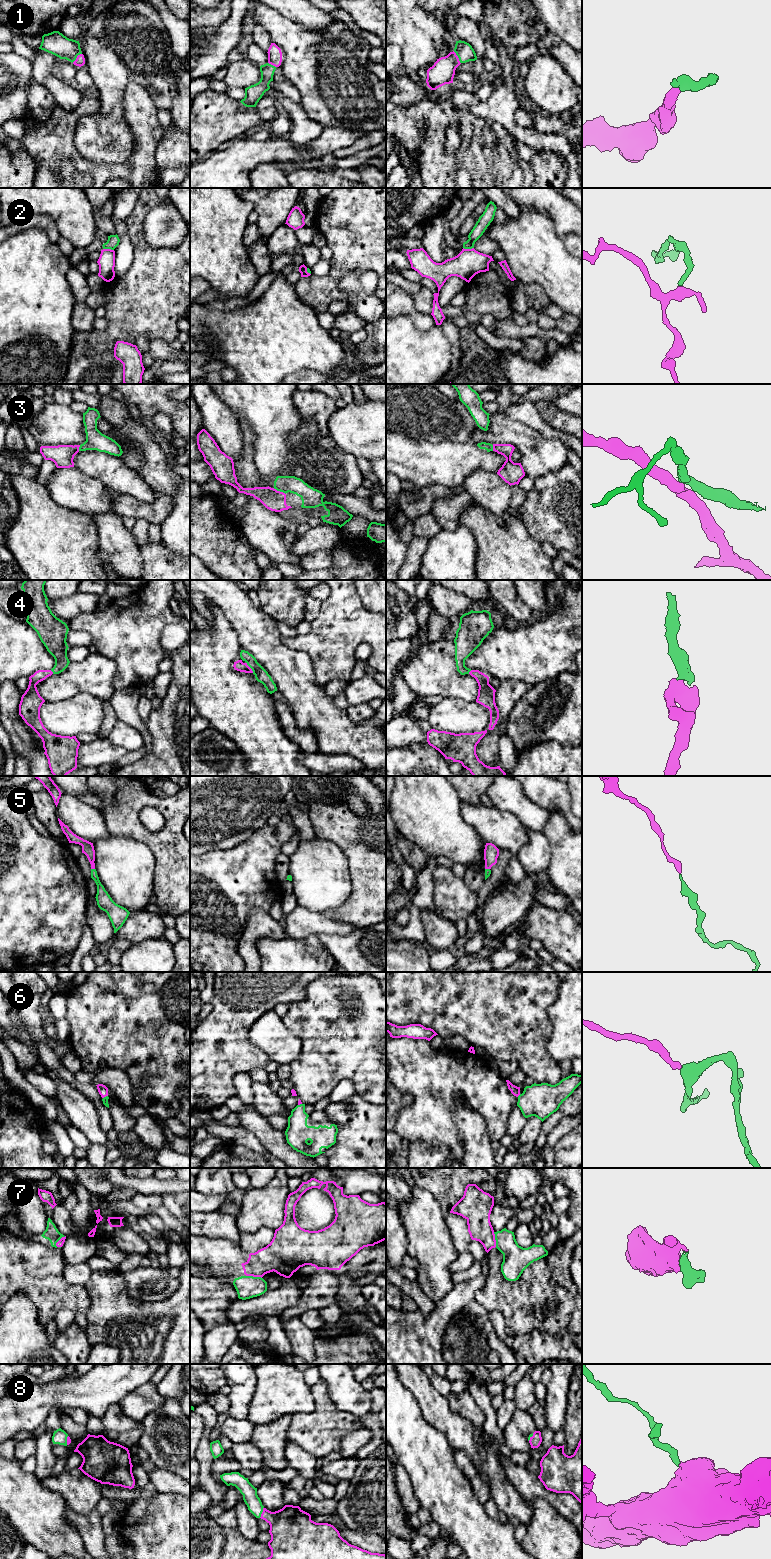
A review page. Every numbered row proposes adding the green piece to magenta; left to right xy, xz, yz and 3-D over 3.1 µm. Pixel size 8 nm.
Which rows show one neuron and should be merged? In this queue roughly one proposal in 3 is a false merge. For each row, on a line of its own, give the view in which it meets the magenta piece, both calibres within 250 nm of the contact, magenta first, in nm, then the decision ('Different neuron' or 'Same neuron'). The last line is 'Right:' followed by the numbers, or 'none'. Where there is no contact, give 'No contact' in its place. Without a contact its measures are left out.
1: Touches magenta in yz. Thickness 190 nm (magenta) against 140 nm. Same neuron
2: Touches magenta in xy. Thickness 140 nm (magenta) against 100 nm. Different neuron
3: Touches magenta in xz. Thickness 170 nm (magenta) against 140 nm. Same neuron
4: Touches magenta in xz. Thickness 80 nm (magenta) against 110 nm. Same neuron
5: Touches magenta in xy. Thickness 100 nm (magenta) against 110 nm. Same neuron
6: Touches magenta in yz. Thickness 70 nm (magenta) against 280 nm. Same neuron
7: Touches magenta in xz. Thickness 260 nm (magenta) against 180 nm. Same neuron
8: Touches magenta in xz. Thickness 320 nm (magenta) against 120 nm. Same neuron
Right: 1, 3, 4, 5, 6, 7, 8

